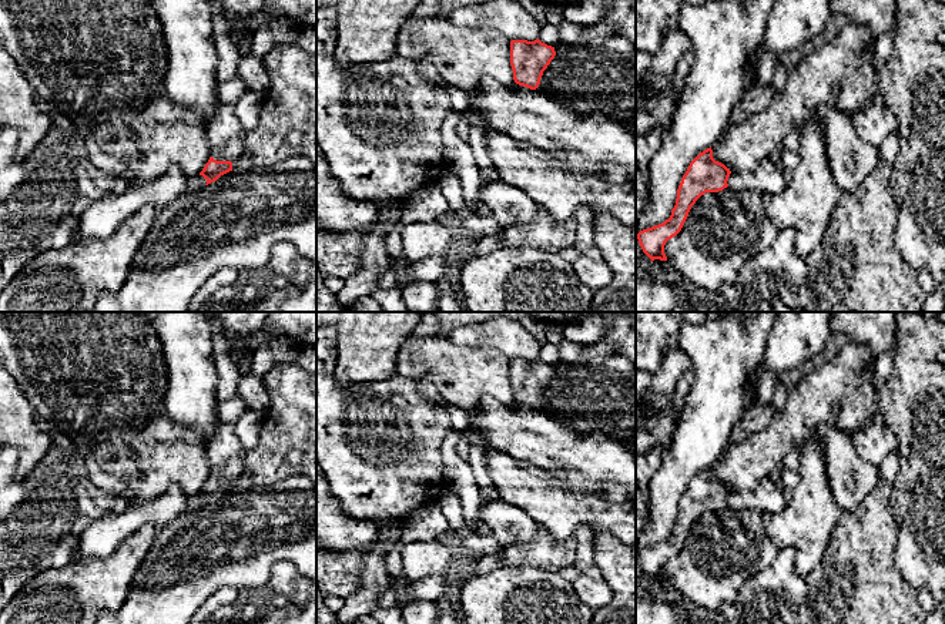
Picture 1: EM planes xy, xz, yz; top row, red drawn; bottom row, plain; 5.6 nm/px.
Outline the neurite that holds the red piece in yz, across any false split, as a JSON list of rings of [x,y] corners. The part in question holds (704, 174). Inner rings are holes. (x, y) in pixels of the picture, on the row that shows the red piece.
[[[711,147],[700,152],[688,165],[677,189],[676,205],[663,224],[637,234],[643,252],[651,259],[667,261],[664,245],[676,236],[696,201],[706,192],[718,192],[728,187],[731,171],[713,158]]]

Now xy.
[[[220,100],[215,118],[208,121],[205,127],[211,157],[200,175],[207,180],[205,185],[208,185],[232,171],[232,162],[244,152],[247,130],[235,115],[234,108],[224,105]]]

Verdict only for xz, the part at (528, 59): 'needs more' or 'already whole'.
already whole

